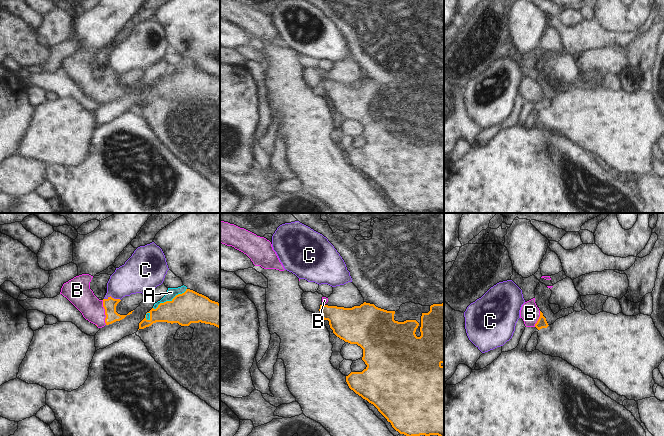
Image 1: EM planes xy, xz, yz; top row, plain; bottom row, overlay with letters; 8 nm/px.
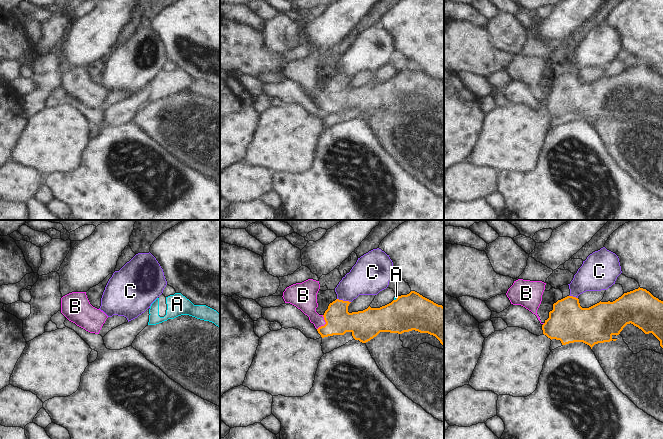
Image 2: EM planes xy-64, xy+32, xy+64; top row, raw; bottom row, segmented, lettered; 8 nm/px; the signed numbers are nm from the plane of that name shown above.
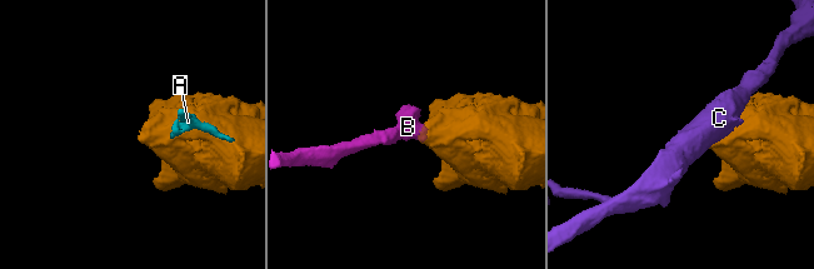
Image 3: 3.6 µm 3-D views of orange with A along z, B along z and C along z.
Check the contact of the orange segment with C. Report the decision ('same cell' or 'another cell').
another cell

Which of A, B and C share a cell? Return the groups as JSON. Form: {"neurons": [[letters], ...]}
{"neurons": [["A"], ["B"], ["C"]]}

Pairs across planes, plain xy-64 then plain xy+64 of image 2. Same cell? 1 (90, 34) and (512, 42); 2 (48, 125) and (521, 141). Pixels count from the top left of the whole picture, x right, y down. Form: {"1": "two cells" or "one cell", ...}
{"1": "two cells", "2": "one cell"}

